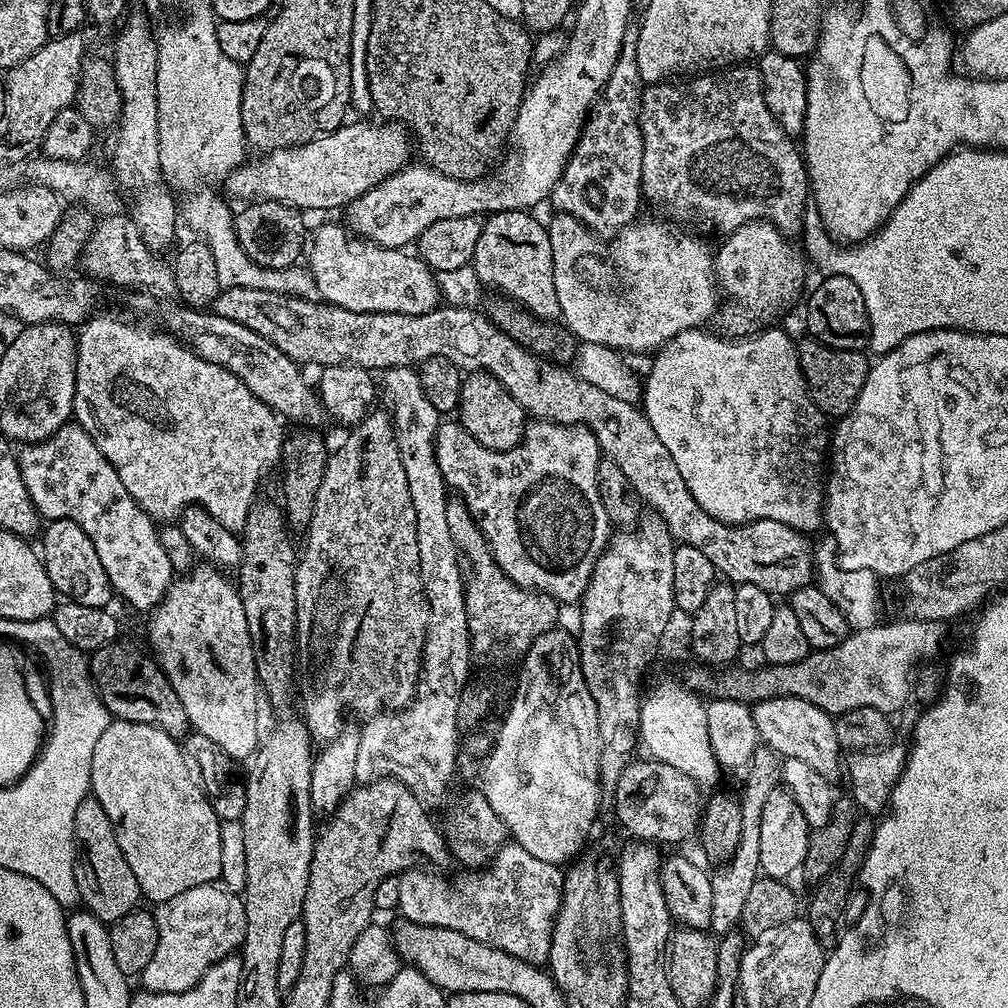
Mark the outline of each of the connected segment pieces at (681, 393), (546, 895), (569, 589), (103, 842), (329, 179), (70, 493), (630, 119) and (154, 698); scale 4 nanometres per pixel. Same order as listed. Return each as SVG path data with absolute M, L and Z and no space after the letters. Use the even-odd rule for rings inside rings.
M772 326L743 338L725 338L720 334L711 336L704 332L708 330L703 327L687 328L672 340L664 341L662 347L651 357L652 369L648 372L648 381L645 379L642 384L642 411L650 426L654 426L654 434L658 434L662 446L670 450L670 458L674 458L674 466L678 466L678 474L682 474L682 482L686 482L694 502L698 502L698 506L702 506L706 514L727 524L773 520L795 528L797 532L812 534L816 527L821 527L824 519L822 473L826 468L826 453L830 448L830 424L824 413L818 410L818 406L814 406L808 393L796 353L797 341L791 340L782 329L776 327Z
M511 842L487 874L458 880L456 892L441 875L420 868L409 869L399 877L397 911L407 923L458 930L527 964L547 963L564 886L565 875L559 865L534 858L520 844Z
M533 419L525 427L524 437L520 439L518 446L514 446L505 452L499 452L498 450L490 450L479 444L474 438L470 438L468 431L459 422L452 422L452 424L444 422L441 423L440 429L436 432L436 457L445 484L468 507L470 516L476 520L476 524L481 534L484 535L485 542L488 544L493 558L504 572L504 575L508 576L520 588L528 589L530 592L541 592L544 595L550 595L564 606L572 603L572 605L575 605L583 597L586 586L592 577L594 566L600 555L604 553L604 549L608 547L608 541L614 532L613 525L606 514L606 509L602 506L602 500L599 498L596 471L602 459L602 453L592 431L578 424L552 424L548 420Z
M86 798L78 806L78 814L74 814L74 834L76 881L83 907L109 926L121 920L126 914L137 911L139 904L136 903L141 903L142 900L138 878L134 878L118 846L118 838L114 834L114 826L106 810L102 810L96 799Z
M360 120L357 124L345 122L332 132L327 132L316 140L299 144L293 148L279 148L273 152L261 155L260 160L245 162L240 167L228 173L226 185L232 196L237 196L240 202L262 200L277 200L299 210L306 208L340 208L353 204L366 190L378 186L395 172L401 172L414 156L414 140L407 128L399 122L379 122L367 124Z
M69 422L42 442L23 445L18 459L22 480L41 517L48 522L78 522L86 530L86 538L94 542L94 551L106 569L113 593L136 608L155 608L174 579L170 558L162 550L152 517L140 509L126 486L122 486L118 470L106 462L102 450L94 446L94 438L80 424Z
M629 38L624 41L624 49L620 52L618 62L606 82L599 100L593 104L592 111L584 122L584 129L580 131L576 148L570 154L562 178L558 178L550 197L550 204L556 207L557 213L574 217L601 238L615 236L641 215L640 179L642 178L642 154L644 153L642 130L640 129L641 95L642 81L638 70L636 42L635 39Z
M124 638L102 646L90 656L92 683L115 719L158 726L166 730L166 734L184 738L190 732L186 709L182 707L164 669L149 653L148 656L138 645L127 644Z

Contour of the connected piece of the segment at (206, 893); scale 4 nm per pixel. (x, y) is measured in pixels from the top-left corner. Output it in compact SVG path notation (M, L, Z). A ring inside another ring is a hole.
M213 882L190 886L182 894L155 905L158 946L146 970L139 974L143 991L178 994L190 990L215 964L233 955L243 945L246 910L241 893Z

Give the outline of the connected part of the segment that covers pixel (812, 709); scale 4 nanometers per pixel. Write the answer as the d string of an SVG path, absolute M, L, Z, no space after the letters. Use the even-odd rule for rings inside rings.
M775 696L751 705L754 726L761 741L773 748L776 755L789 760L798 758L827 780L835 781L842 772L842 749L836 733L836 721L826 710L793 696Z

